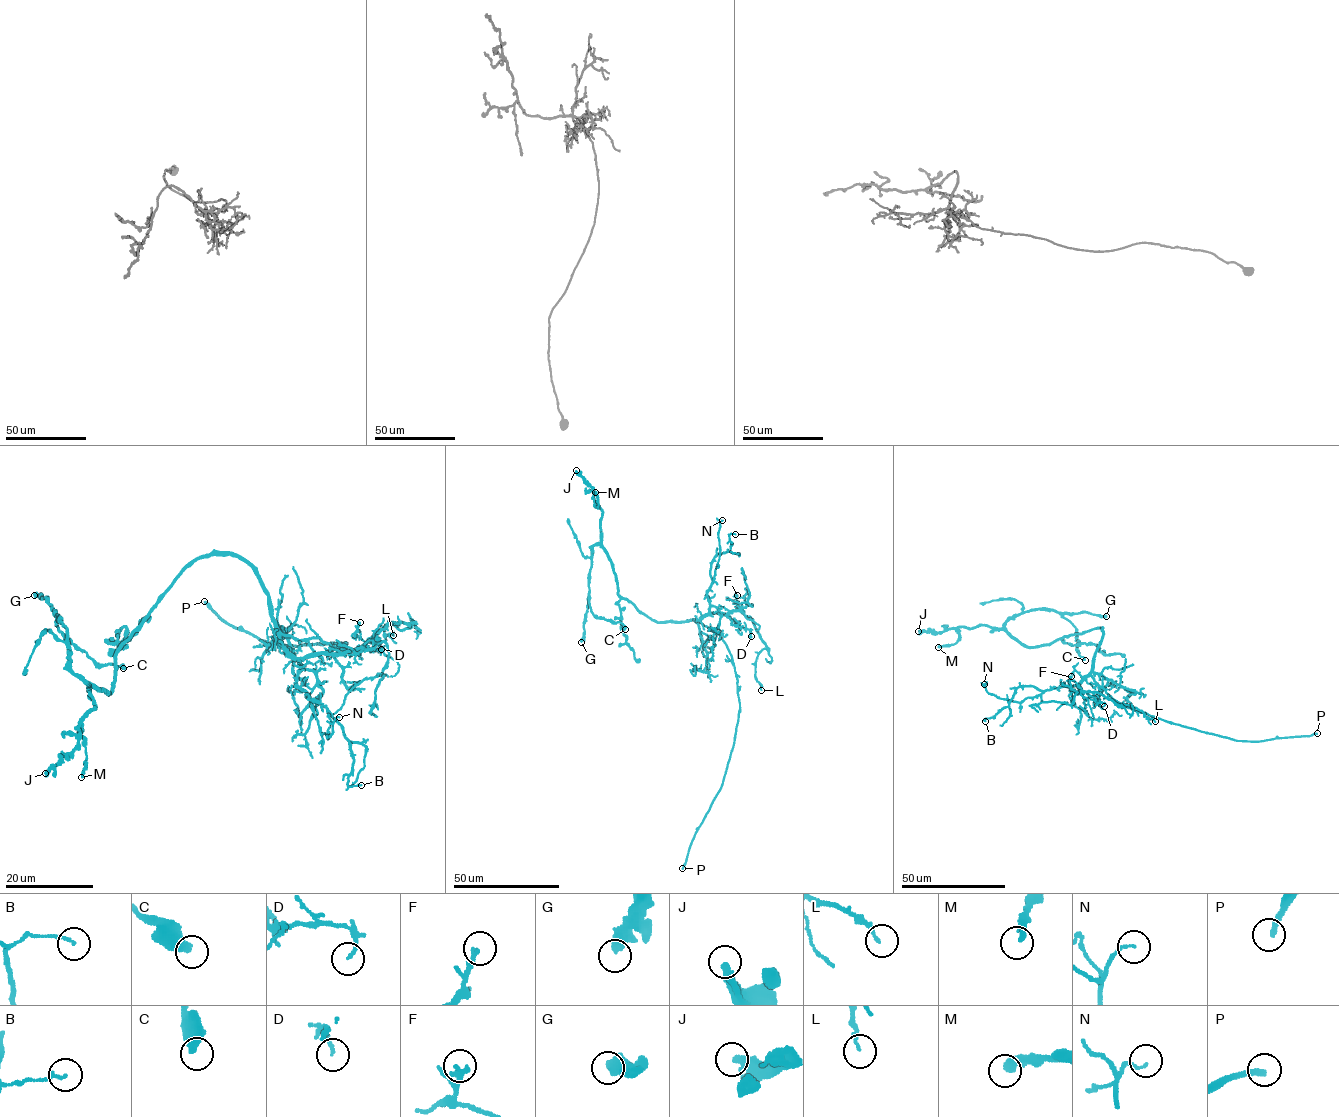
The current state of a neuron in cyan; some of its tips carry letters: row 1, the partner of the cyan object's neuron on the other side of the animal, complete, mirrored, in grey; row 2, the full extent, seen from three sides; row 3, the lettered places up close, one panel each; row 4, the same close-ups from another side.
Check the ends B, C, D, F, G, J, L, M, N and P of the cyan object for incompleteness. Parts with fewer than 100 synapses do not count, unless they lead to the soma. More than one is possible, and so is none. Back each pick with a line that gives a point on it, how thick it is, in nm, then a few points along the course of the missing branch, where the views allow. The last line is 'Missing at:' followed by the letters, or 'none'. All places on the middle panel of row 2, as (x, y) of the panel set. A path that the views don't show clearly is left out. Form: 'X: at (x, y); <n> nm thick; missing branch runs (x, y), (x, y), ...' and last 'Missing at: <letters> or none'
P: at (682, 868); 280 nm thick
Missing at: P

